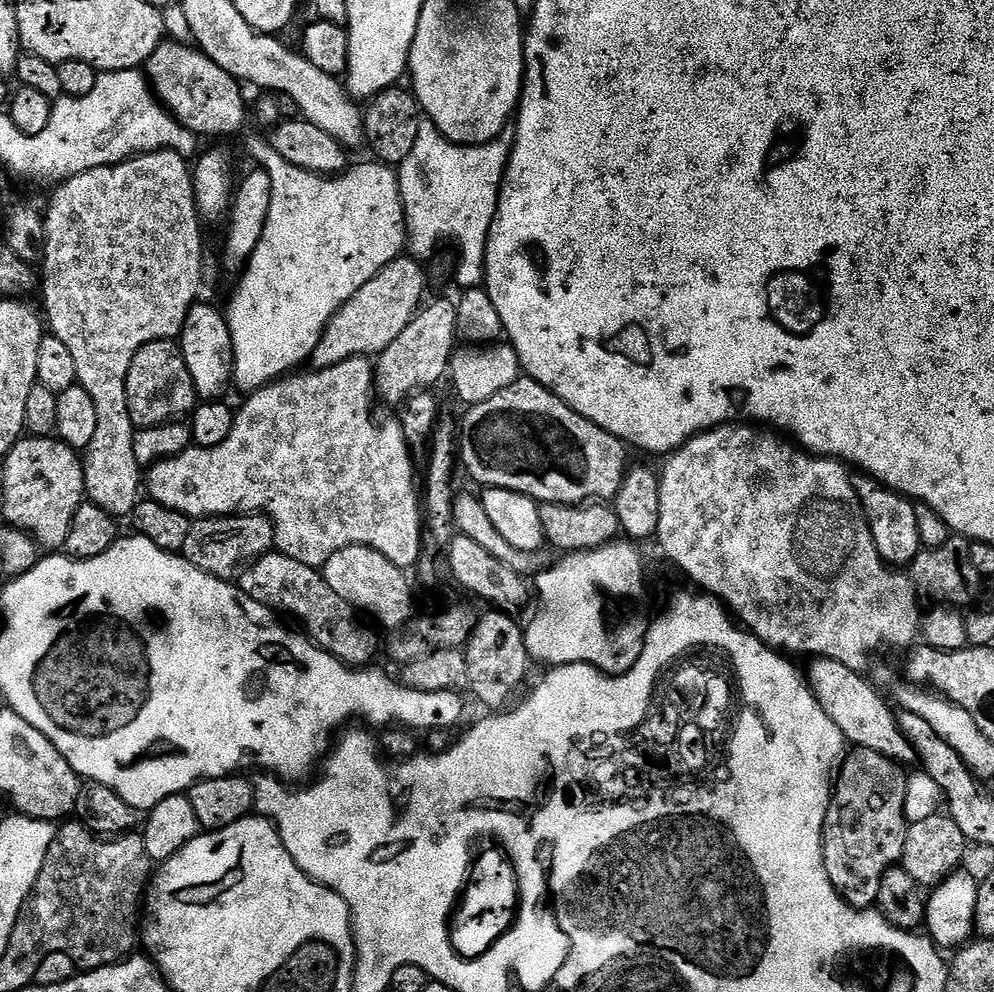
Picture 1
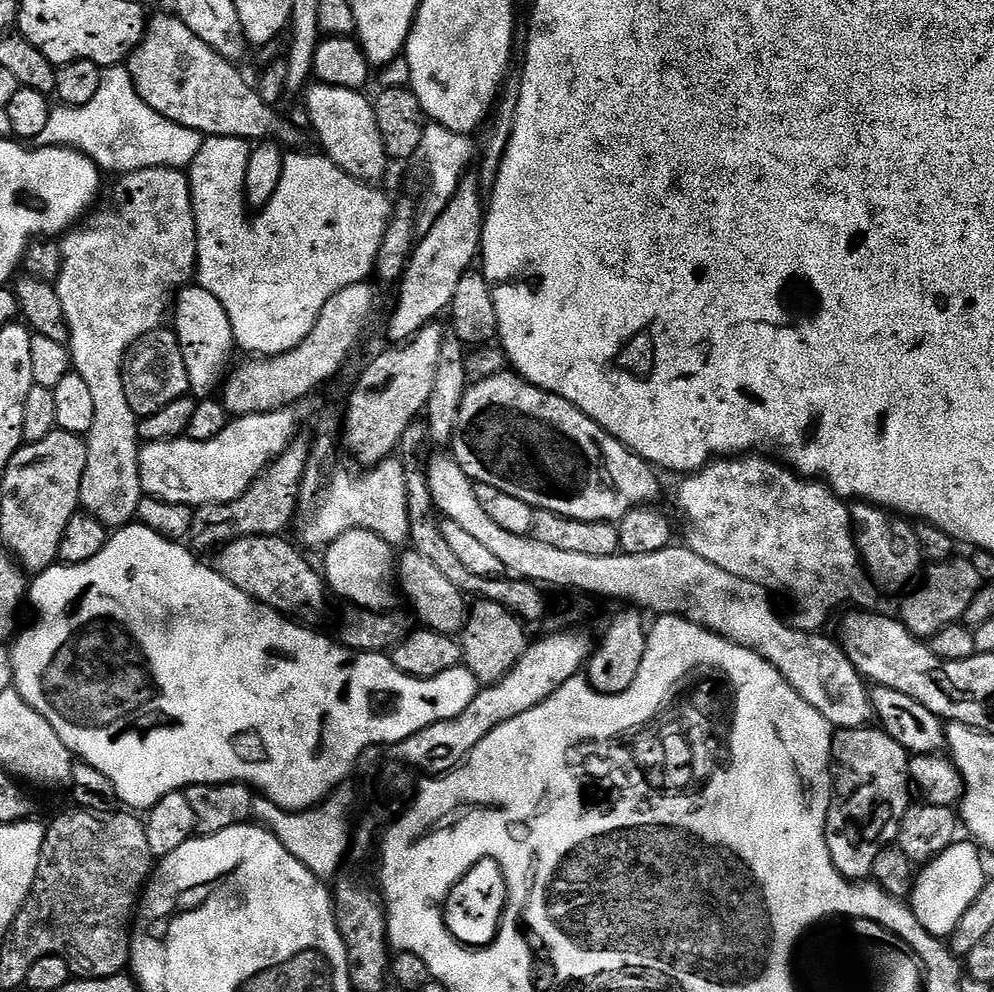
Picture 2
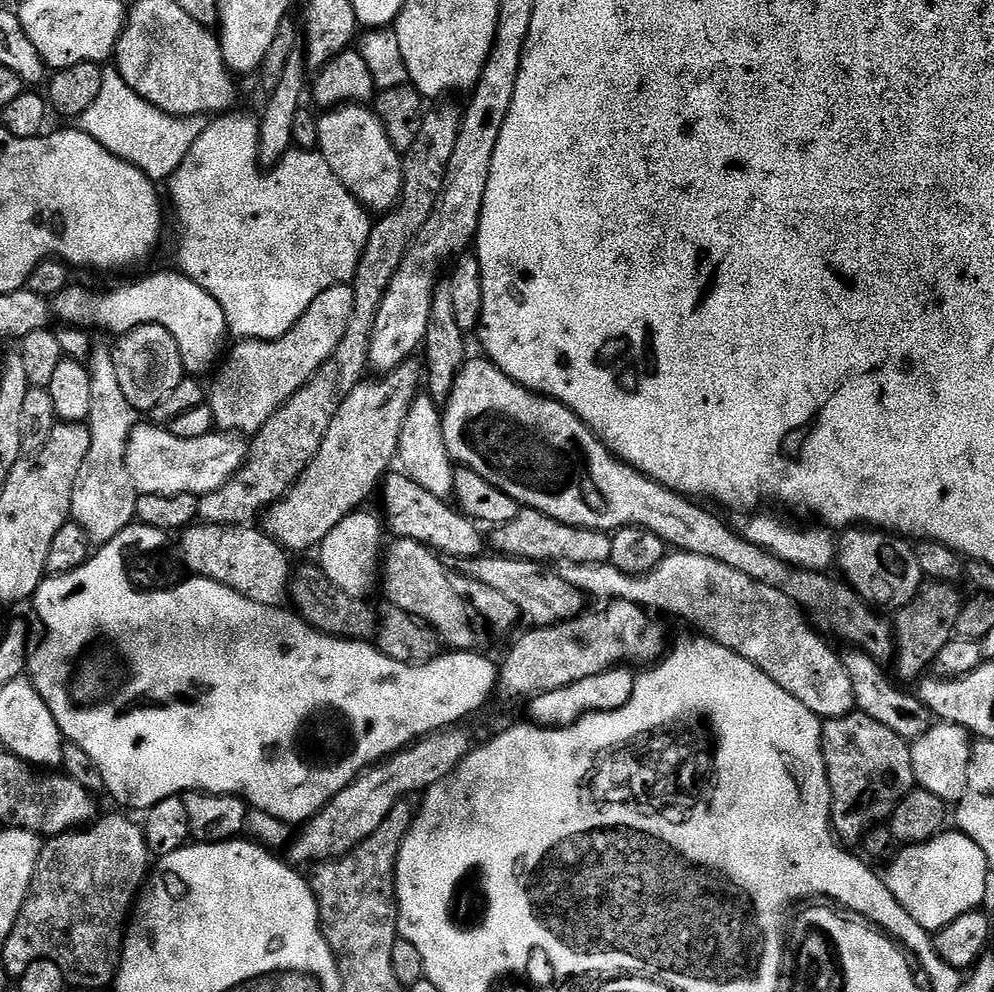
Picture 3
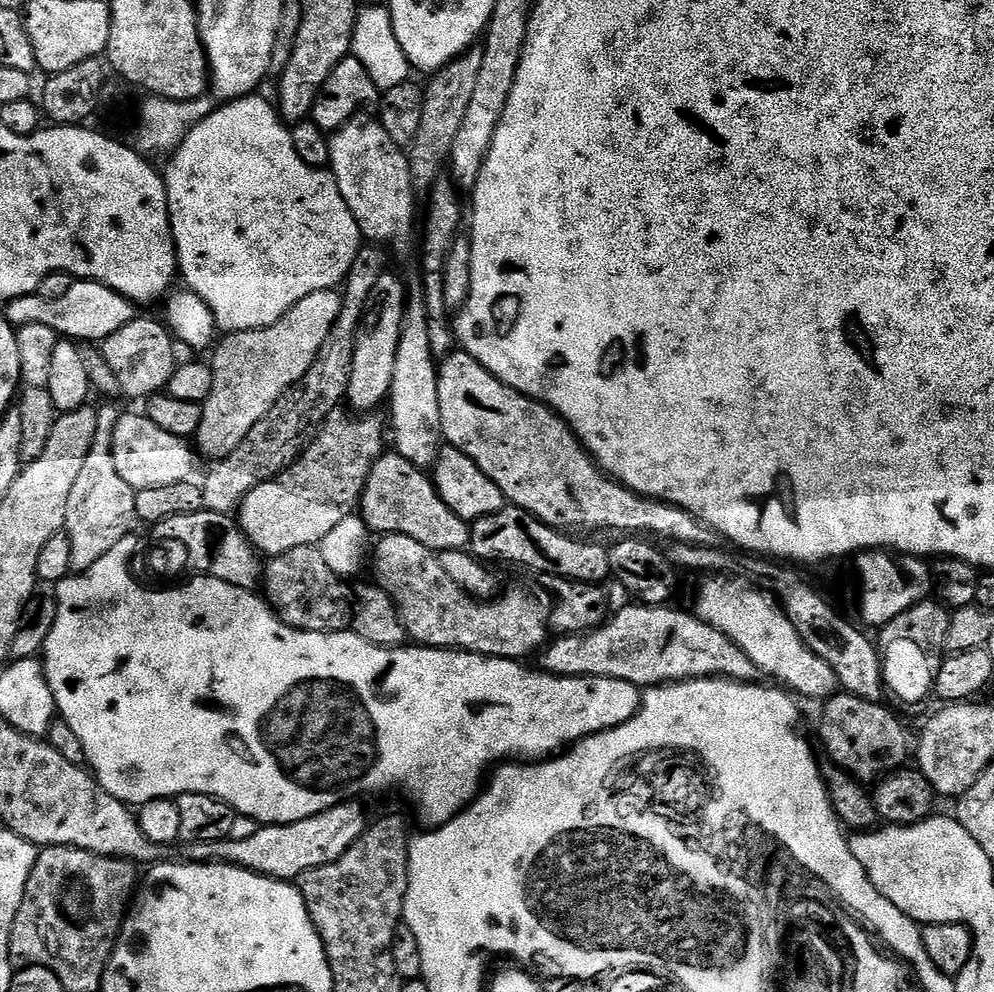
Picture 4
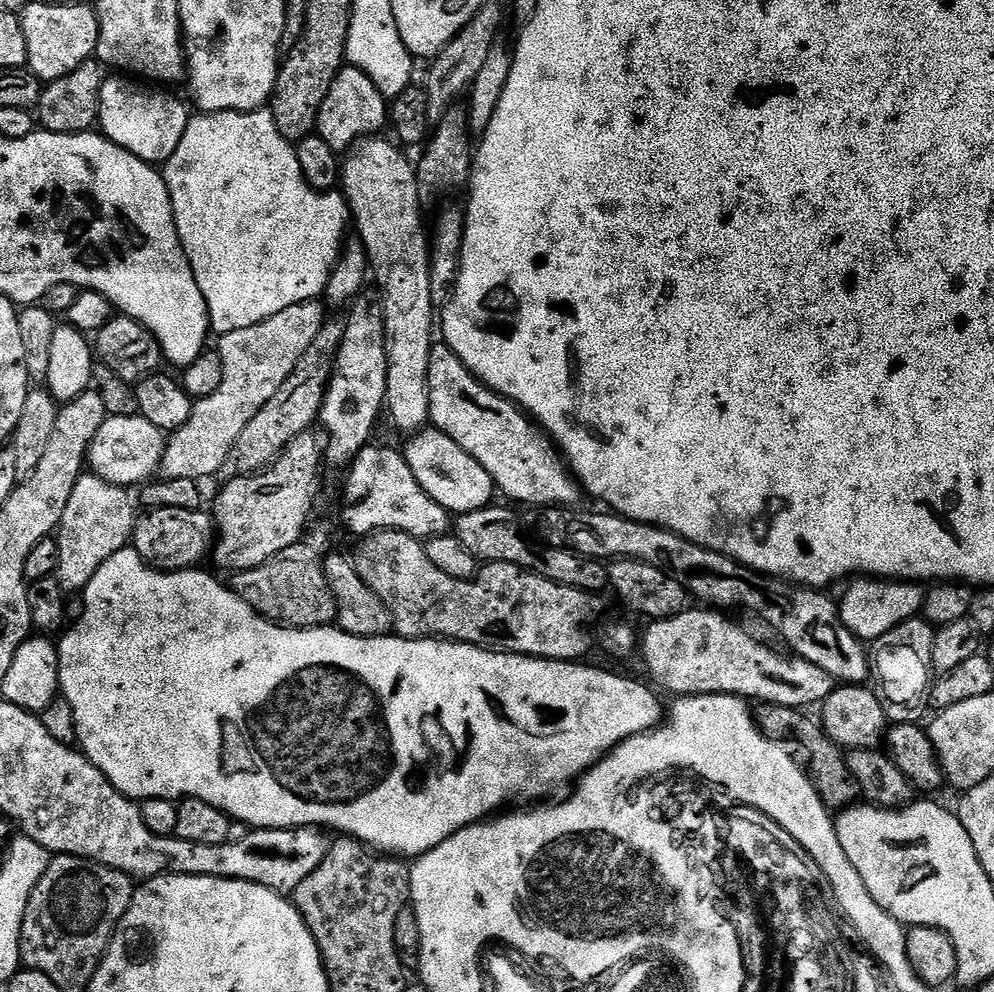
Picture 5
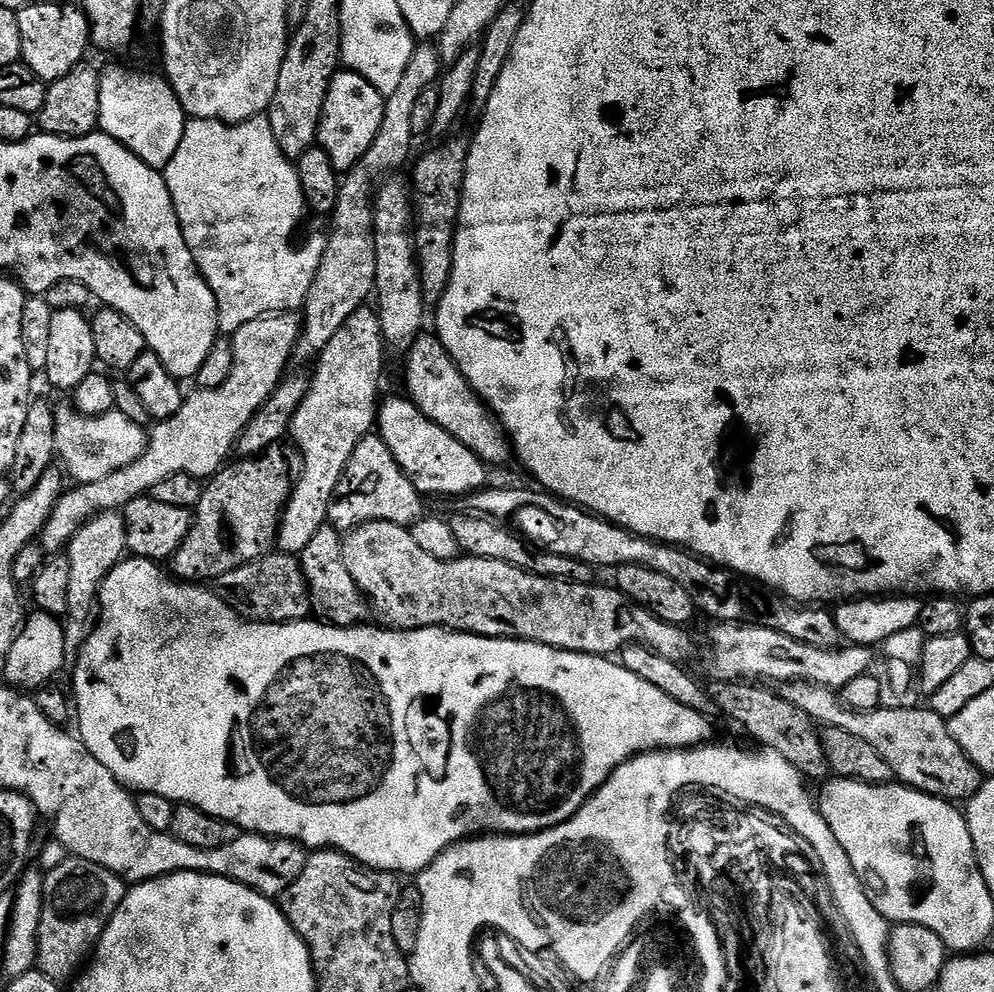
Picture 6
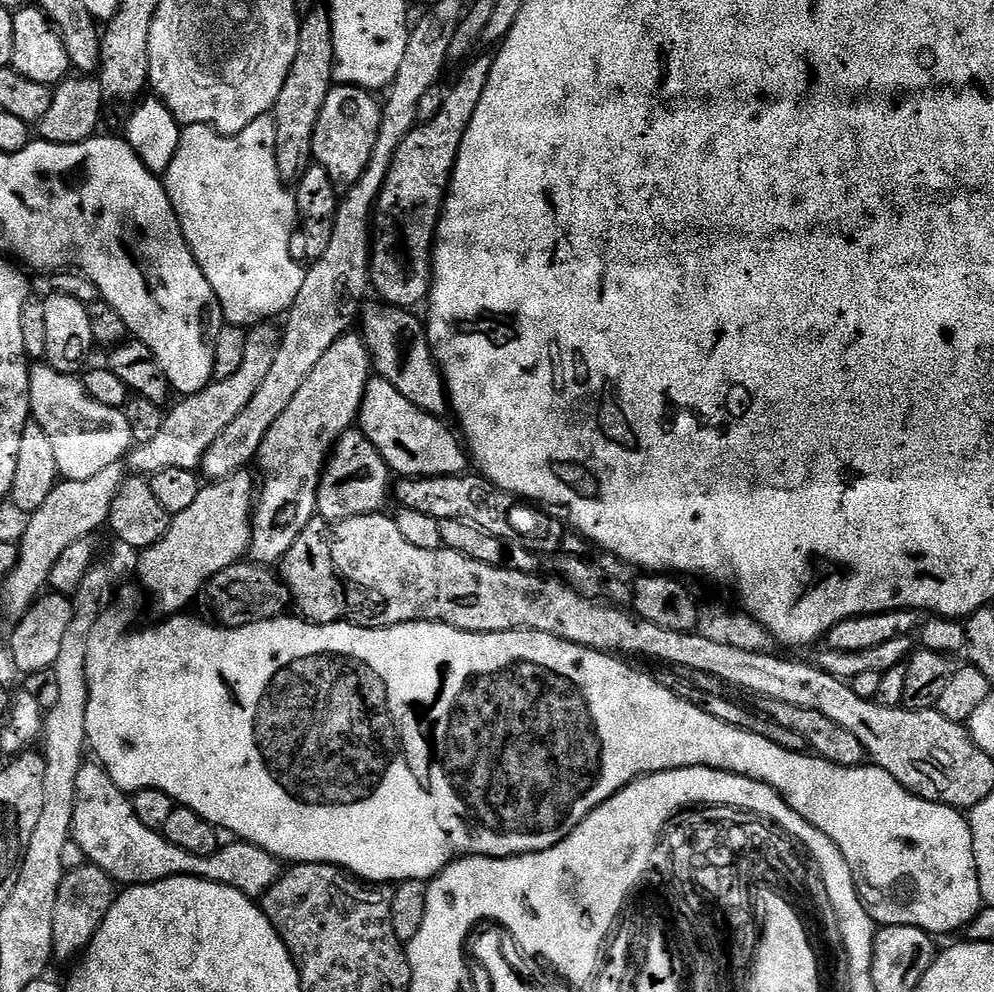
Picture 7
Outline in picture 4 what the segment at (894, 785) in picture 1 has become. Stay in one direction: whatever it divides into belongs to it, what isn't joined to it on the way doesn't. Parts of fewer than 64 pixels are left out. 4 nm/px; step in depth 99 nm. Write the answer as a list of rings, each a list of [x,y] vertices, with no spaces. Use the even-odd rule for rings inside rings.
[[[841,691],[829,696],[821,707],[824,709],[820,712],[820,740],[828,751],[827,759],[861,782],[879,781],[910,760],[908,732],[903,722],[882,705]]]

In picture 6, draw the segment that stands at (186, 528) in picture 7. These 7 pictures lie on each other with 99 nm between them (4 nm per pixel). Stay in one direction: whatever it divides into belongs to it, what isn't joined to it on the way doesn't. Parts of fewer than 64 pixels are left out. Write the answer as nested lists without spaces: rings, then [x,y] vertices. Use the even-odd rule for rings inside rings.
[[[279,447],[269,448],[255,458],[241,459],[241,464],[229,463],[204,484],[204,493],[194,509],[192,529],[170,561],[170,572],[175,579],[215,582],[222,574],[259,560],[275,545],[280,513],[294,487],[280,451]]]

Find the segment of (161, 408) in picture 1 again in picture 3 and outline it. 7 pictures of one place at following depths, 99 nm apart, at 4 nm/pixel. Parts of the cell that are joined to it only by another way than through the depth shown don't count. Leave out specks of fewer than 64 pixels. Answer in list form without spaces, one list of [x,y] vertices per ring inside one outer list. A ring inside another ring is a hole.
[[[154,324],[138,326],[137,329],[121,335],[115,342],[117,342],[116,348],[111,349],[114,358],[114,374],[118,374],[118,383],[122,386],[122,394],[126,394],[126,402],[130,402],[130,406],[134,406],[137,413],[151,413],[152,408],[158,406],[162,398],[166,398],[166,394],[171,394],[178,387],[178,382],[186,379],[178,342],[166,327]]]

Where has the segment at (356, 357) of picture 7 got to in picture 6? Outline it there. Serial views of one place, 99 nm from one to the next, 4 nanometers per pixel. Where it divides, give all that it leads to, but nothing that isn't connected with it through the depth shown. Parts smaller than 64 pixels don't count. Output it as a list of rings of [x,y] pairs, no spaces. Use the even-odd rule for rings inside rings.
[[[365,306],[354,310],[354,314],[350,314],[350,318],[346,318],[346,322],[342,322],[342,330],[338,330],[338,334],[334,334],[334,338],[330,340],[324,351],[320,353],[318,359],[315,361],[314,367],[316,367],[316,373],[311,373],[308,381],[308,393],[302,402],[302,406],[298,406],[290,429],[290,440],[296,443],[296,448],[300,451],[301,458],[304,459],[304,473],[301,474],[300,480],[298,476],[298,479],[295,481],[292,494],[289,496],[283,512],[280,513],[280,526],[276,529],[275,547],[279,551],[288,553],[289,556],[299,557],[300,553],[306,550],[306,546],[310,546],[310,542],[314,539],[314,534],[318,534],[318,530],[322,530],[328,524],[328,511],[330,510],[332,495],[342,478],[342,474],[346,470],[346,462],[350,462],[350,454],[354,454],[354,446],[358,446],[358,442],[362,442],[365,436],[373,431],[374,425],[377,423],[378,399],[376,400],[376,395],[380,392],[380,375],[384,372],[384,348],[386,349],[386,341],[377,309],[372,306]]]

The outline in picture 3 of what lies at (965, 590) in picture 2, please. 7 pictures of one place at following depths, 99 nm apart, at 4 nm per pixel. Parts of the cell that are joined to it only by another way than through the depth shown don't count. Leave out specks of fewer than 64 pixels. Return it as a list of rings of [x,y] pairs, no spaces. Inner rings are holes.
[[[932,582],[909,602],[905,608],[895,613],[894,648],[900,652],[900,668],[910,675],[920,678],[925,675],[924,667],[935,665],[938,650],[946,646],[956,636],[956,623],[962,607],[961,589],[951,584]]]

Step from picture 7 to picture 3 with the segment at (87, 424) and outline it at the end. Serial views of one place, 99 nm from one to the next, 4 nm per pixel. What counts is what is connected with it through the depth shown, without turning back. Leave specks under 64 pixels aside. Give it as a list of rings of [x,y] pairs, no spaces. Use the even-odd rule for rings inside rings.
[[[151,422],[137,423],[130,434],[130,442],[126,450],[126,466],[130,470],[130,478],[134,482],[137,493],[140,494],[166,494],[177,496],[190,493],[192,496],[205,496],[230,482],[239,472],[244,461],[248,459],[249,445],[244,444],[236,434],[213,434],[202,438],[178,438],[167,427],[157,426]]]

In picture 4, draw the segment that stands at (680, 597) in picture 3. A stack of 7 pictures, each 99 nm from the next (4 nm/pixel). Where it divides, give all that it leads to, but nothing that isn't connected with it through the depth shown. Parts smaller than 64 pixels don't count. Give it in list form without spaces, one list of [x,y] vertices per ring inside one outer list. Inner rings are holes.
[[[712,574],[701,580],[704,581],[696,592],[695,615],[714,626],[714,630],[722,630],[722,634],[733,640],[761,673],[766,672],[781,680],[776,682],[797,697],[809,696],[817,702],[827,700],[837,691],[834,670],[830,670],[830,666],[826,666],[826,662],[822,662],[822,658],[815,656],[810,646],[802,642],[798,630],[794,630],[794,622],[790,622],[779,600],[743,578]]]

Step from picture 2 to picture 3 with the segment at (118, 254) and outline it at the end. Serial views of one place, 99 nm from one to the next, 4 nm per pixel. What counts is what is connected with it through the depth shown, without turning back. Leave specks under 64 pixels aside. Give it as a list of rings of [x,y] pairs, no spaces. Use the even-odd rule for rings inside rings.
[[[93,347],[92,358],[87,361],[86,367],[90,374],[90,414],[86,421],[90,430],[90,454],[86,454],[86,462],[82,462],[82,470],[78,470],[78,482],[74,482],[71,519],[76,520],[82,530],[86,530],[93,545],[103,546],[109,544],[118,534],[122,534],[122,530],[129,528],[136,520],[138,493],[126,466],[126,450],[130,434],[138,423],[138,413],[134,406],[130,406],[130,402],[126,402],[126,394],[122,394],[118,374],[114,374],[114,358],[107,347]]]

